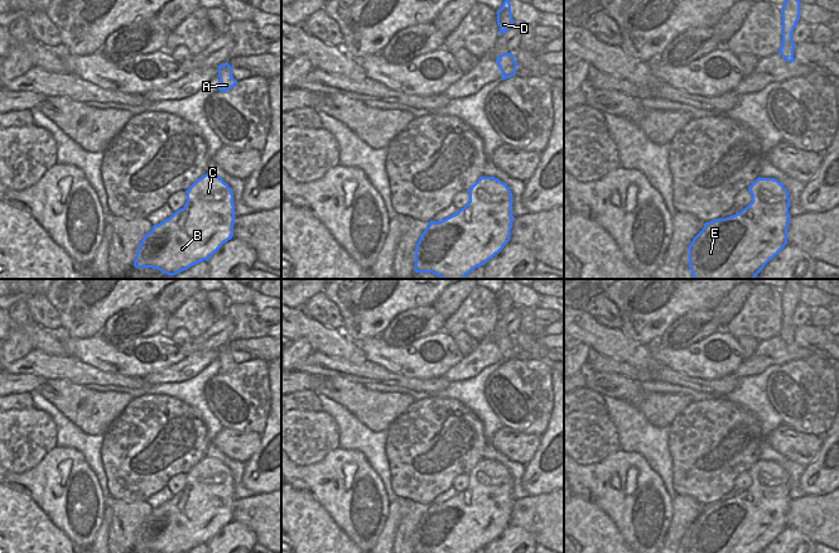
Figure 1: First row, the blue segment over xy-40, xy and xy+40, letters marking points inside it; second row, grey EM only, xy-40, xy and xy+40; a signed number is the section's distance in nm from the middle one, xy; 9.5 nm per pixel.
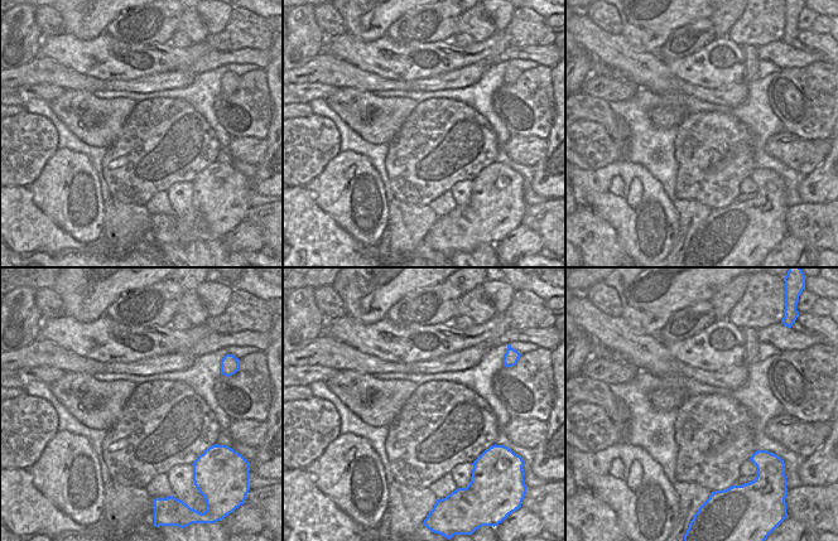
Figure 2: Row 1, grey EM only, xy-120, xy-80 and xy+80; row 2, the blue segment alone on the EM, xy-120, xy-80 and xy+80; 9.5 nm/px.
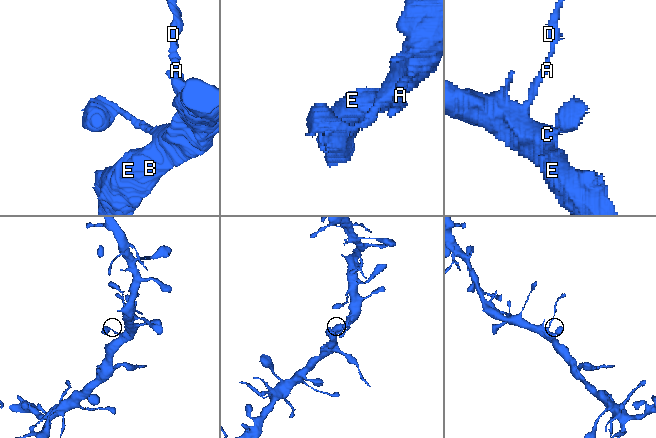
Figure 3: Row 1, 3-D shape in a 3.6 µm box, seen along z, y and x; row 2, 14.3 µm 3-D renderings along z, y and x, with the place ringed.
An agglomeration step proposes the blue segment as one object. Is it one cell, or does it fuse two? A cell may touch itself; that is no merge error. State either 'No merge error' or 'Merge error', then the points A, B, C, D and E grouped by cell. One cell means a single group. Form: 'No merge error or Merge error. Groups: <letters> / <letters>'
No merge error. Groups: A B C D E.

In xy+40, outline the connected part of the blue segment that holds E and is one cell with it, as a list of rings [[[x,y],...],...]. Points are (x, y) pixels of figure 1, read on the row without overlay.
[[[758,460],[749,470],[752,485],[741,495],[705,505],[689,528],[690,553],[762,553],[787,526],[789,475],[775,461]]]

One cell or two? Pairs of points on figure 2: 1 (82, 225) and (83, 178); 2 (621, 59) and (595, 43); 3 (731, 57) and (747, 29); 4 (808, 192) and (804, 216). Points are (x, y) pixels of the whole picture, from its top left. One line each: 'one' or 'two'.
1: one
2: one
3: two
4: two

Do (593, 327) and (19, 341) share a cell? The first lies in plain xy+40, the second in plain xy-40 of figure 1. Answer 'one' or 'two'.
two

